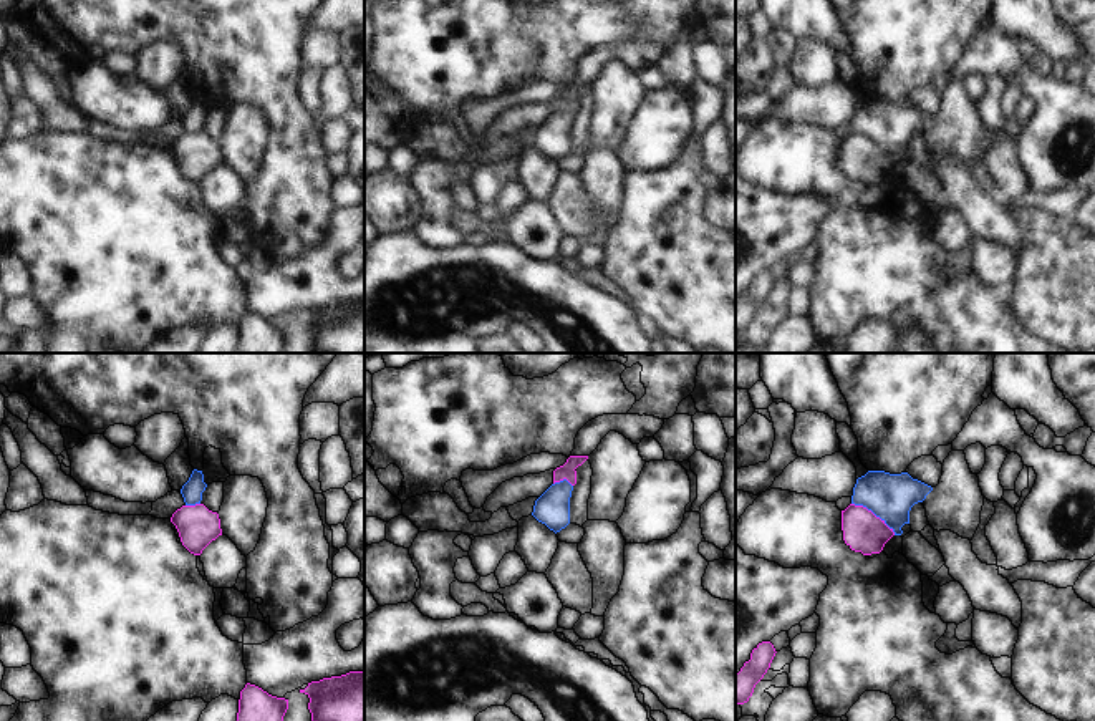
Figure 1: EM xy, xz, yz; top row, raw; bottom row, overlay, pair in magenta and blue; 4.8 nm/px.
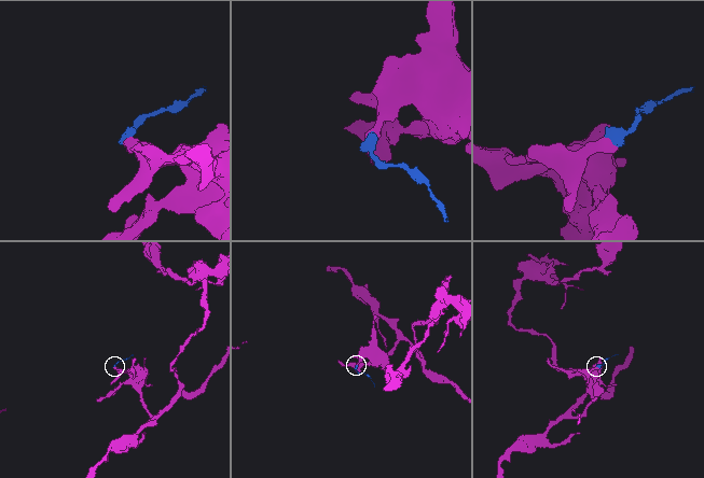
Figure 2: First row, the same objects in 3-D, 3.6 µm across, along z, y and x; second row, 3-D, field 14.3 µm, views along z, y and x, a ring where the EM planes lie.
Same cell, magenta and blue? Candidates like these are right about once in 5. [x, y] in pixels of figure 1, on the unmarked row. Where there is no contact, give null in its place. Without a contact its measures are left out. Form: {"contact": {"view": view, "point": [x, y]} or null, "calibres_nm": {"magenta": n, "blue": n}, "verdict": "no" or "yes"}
{"contact": {"view": "yz", "point": [872, 141]}, "calibres_nm": {"magenta": 200, "blue": 220}, "verdict": "no"}

